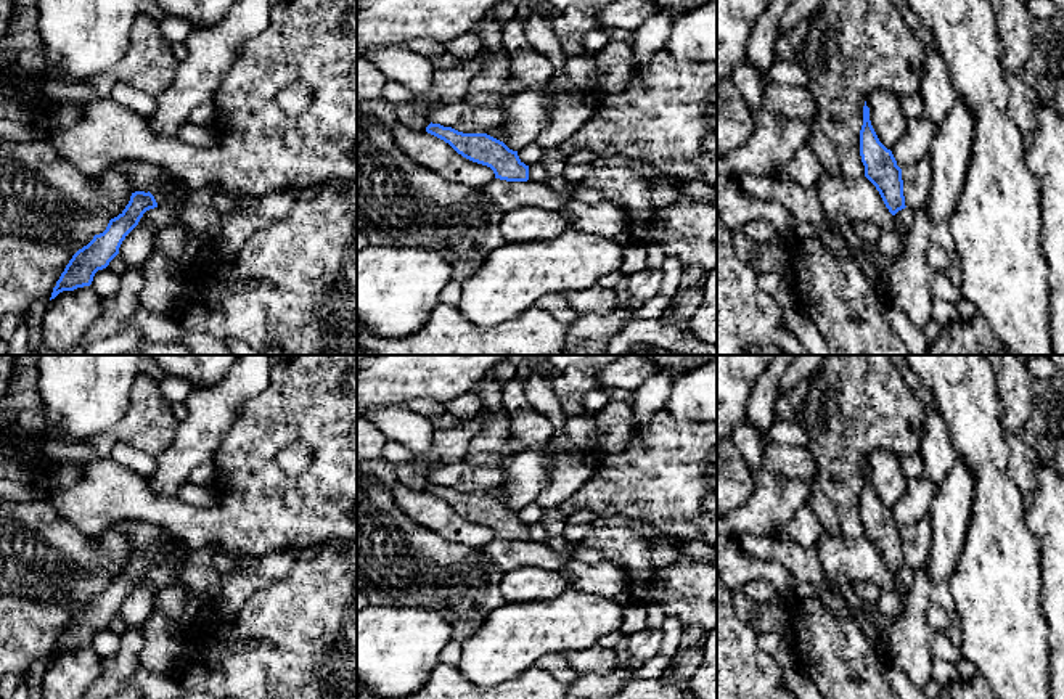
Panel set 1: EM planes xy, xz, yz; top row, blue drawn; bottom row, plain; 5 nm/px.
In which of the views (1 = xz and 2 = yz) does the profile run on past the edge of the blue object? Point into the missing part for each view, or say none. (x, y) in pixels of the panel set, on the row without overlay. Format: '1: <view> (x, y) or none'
1: none
2: none

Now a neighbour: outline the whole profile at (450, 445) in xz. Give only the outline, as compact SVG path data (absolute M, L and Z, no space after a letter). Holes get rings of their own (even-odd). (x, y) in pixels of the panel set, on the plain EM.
M487 410L461 423L453 429L434 431L431 448L413 453L410 464L394 466L397 480L413 490L426 490L431 484L431 471L437 464L458 463L468 455L471 440L484 431Z

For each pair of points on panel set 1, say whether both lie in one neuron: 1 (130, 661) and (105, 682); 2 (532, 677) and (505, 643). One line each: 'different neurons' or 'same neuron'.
1: same neuron
2: different neurons

